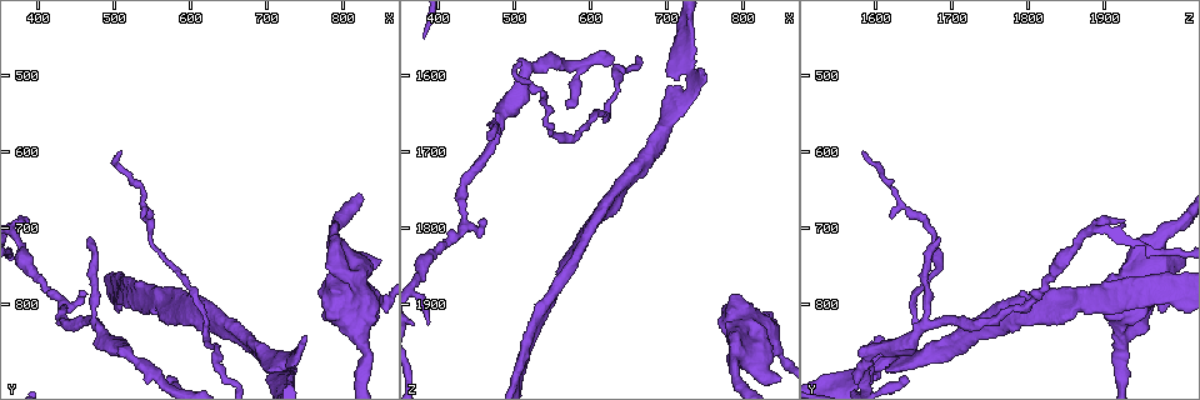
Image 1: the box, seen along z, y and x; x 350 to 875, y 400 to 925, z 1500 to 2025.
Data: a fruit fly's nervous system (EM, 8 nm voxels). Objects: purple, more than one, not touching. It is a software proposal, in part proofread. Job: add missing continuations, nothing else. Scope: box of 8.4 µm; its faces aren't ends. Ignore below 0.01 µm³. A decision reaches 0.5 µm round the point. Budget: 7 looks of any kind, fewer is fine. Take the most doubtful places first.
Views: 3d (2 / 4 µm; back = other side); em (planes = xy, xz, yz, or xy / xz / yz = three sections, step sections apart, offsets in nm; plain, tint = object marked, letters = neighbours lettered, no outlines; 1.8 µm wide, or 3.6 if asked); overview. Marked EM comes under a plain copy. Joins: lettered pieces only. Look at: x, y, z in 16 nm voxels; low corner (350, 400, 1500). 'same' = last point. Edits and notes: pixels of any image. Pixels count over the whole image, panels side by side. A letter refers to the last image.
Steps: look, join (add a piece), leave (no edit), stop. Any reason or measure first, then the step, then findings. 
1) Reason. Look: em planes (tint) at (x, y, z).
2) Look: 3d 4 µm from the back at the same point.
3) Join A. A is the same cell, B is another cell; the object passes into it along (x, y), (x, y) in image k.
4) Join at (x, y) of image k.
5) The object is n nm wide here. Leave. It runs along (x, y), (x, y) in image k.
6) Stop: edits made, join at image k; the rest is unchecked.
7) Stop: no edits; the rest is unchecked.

Three arms meet. Look: 3d 2 µm at (475, 825, 1670).

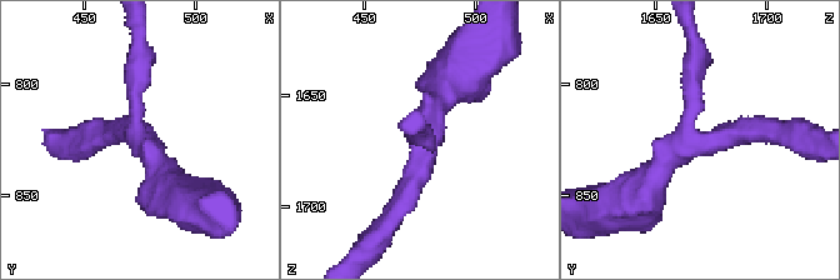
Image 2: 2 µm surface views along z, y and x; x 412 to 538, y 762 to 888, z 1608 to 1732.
3 arms meet here; now the EM. Look: em yz step 16 (tint) at (474, 825, 1669).

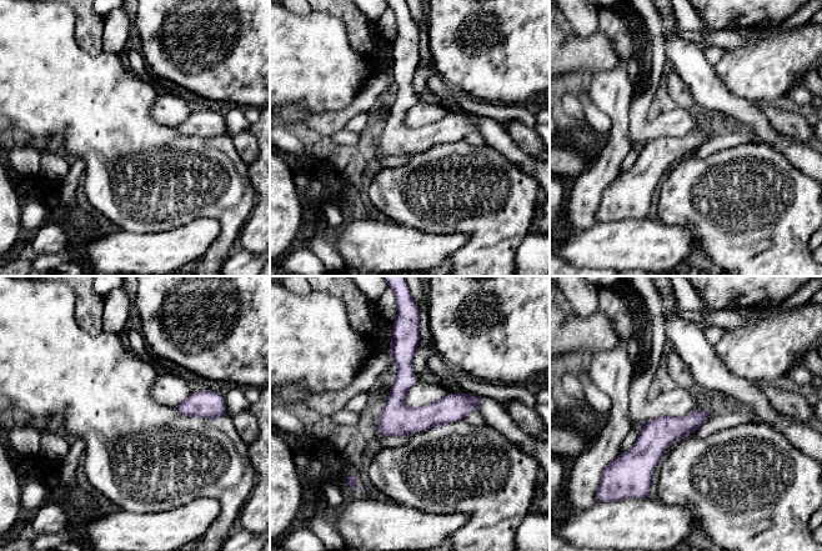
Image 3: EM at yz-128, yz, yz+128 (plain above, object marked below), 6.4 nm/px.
Look: em xy step 4 (letters) at the same point.

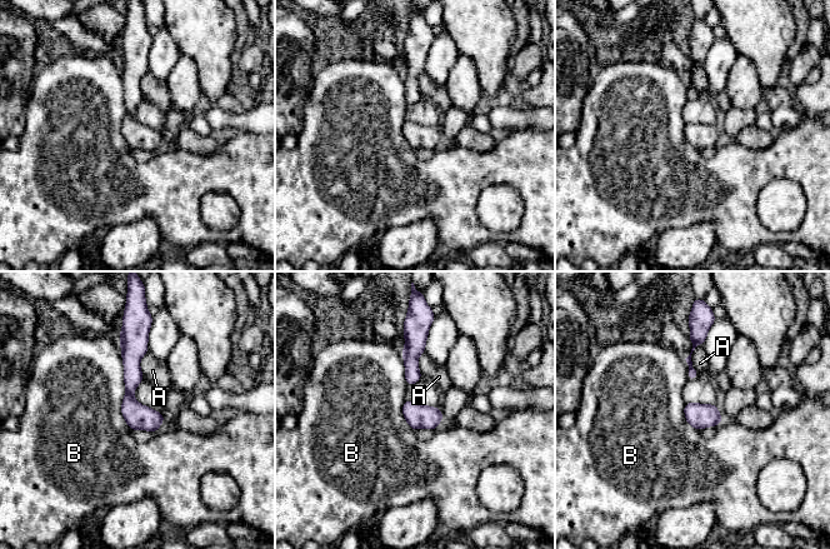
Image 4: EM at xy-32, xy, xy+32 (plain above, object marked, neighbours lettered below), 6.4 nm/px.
Leave. A and B are other cells; a border runs along (118, 335), (121, 415), (131, 430) in image 4; no lettered piece goes on from it.

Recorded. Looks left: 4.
Free end. Look: 3d 2 µm at (530, 770, 1910).

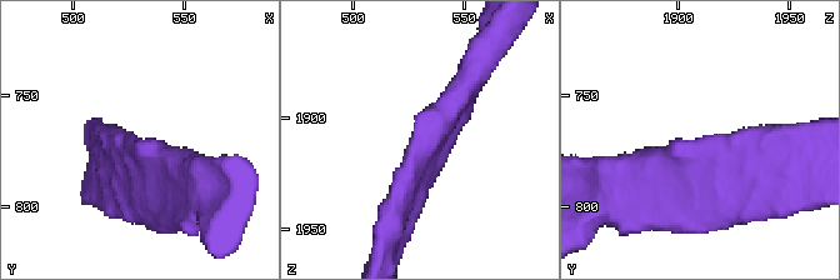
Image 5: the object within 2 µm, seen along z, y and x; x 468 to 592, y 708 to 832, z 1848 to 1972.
Look: em planes (letters) at (525, 770, 1910).

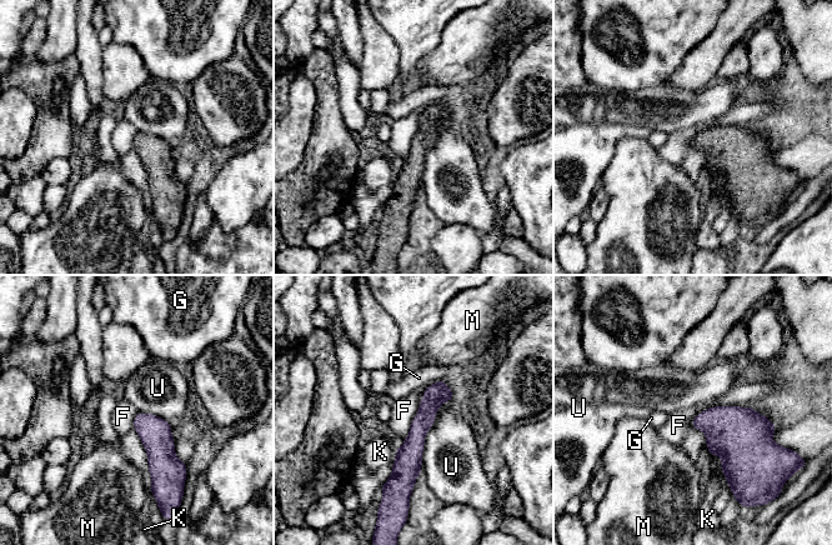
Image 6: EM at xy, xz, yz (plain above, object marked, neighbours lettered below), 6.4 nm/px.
Leave. F, G, K, M and U are other cells; it runs along (440, 384), (407, 460), (407, 490) in image 6; none of them fits.

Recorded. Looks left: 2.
Tapers out. Look: em yz step 16 (tint) at (460, 785, 1790).

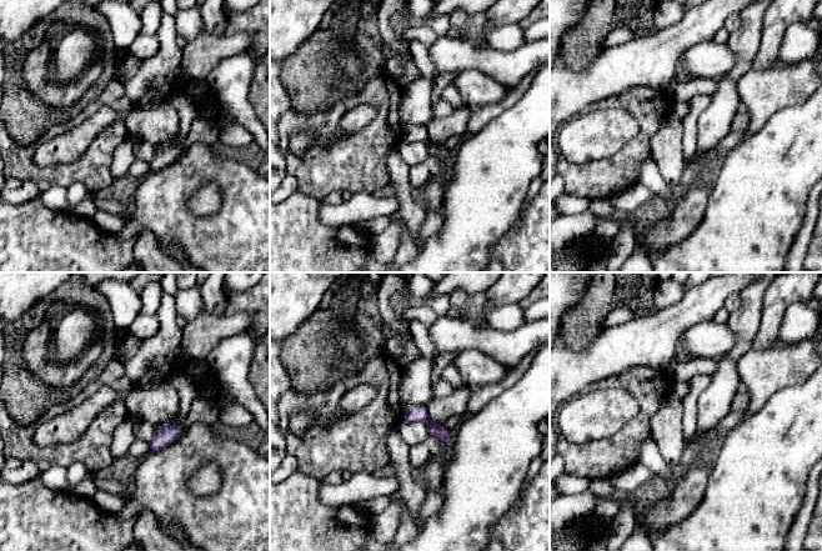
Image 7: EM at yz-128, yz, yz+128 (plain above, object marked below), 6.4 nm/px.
Another direction. Look: em planes (letters) at the same point.

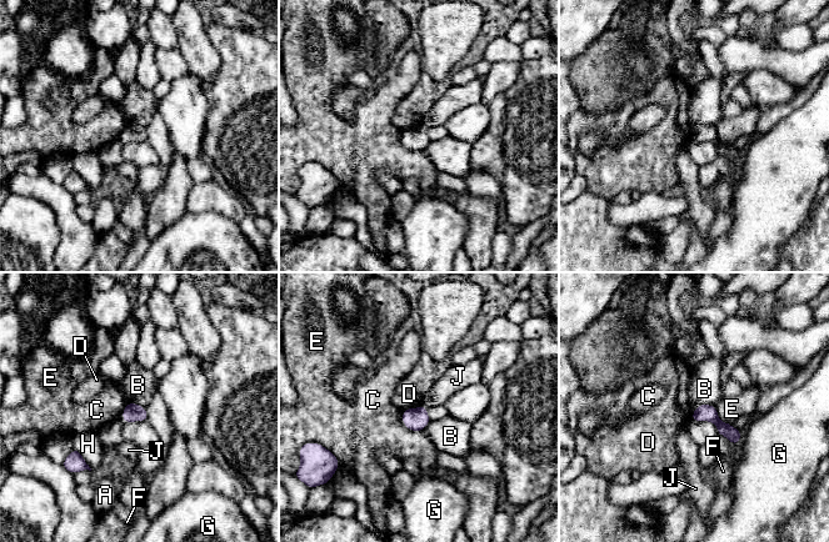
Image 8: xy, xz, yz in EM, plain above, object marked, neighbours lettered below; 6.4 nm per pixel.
Leave. A, B, C, D, E, F, G, H and J are other cells; it runs along (698, 411), (708, 412), (735, 438) in image 8; no lettered piece goes on from it.

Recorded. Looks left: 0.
Stop: no edits; the rest is unchecked.

